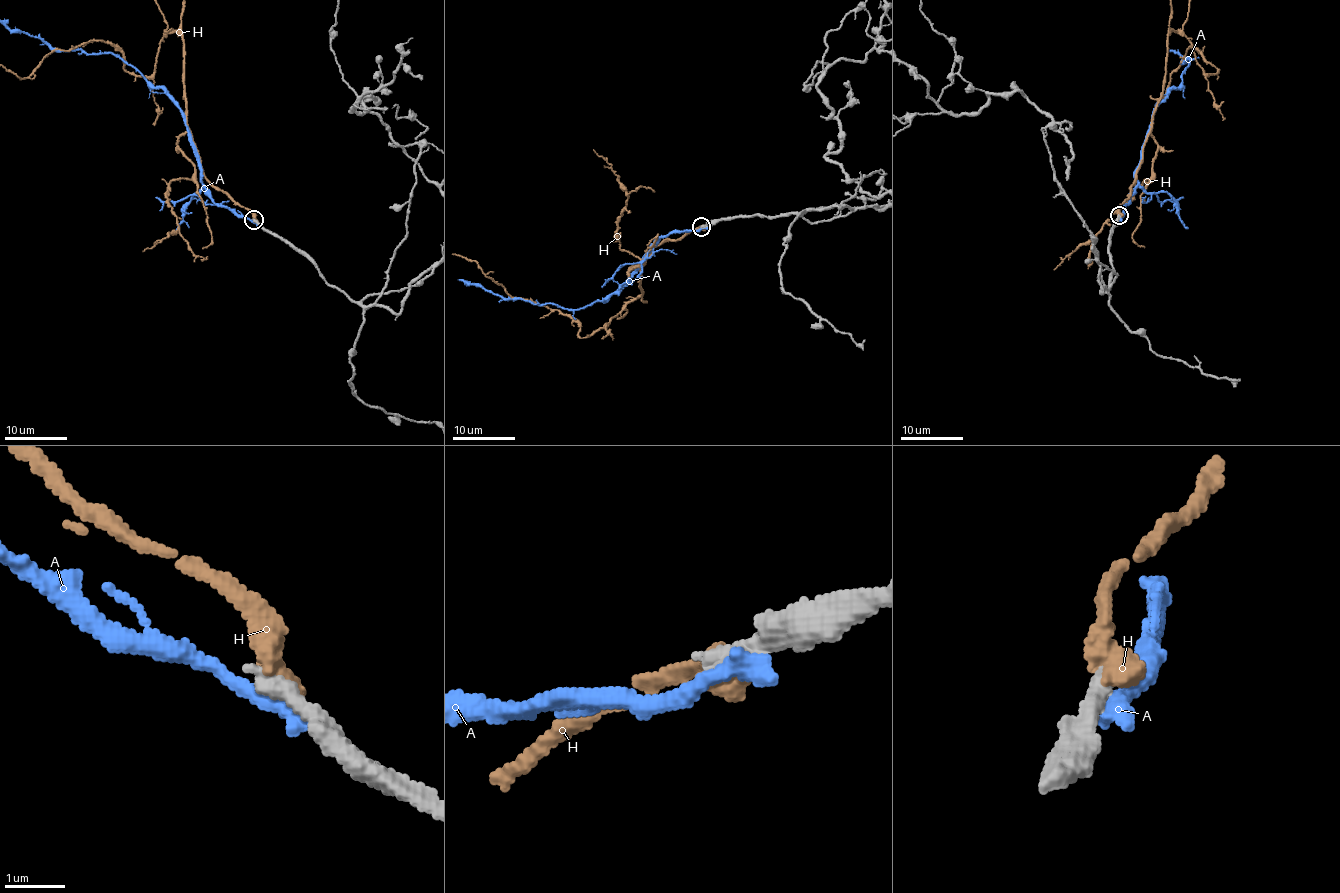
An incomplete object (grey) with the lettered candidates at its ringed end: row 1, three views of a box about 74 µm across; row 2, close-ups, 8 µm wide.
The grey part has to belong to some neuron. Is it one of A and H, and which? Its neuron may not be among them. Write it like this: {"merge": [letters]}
{"merge": []}

